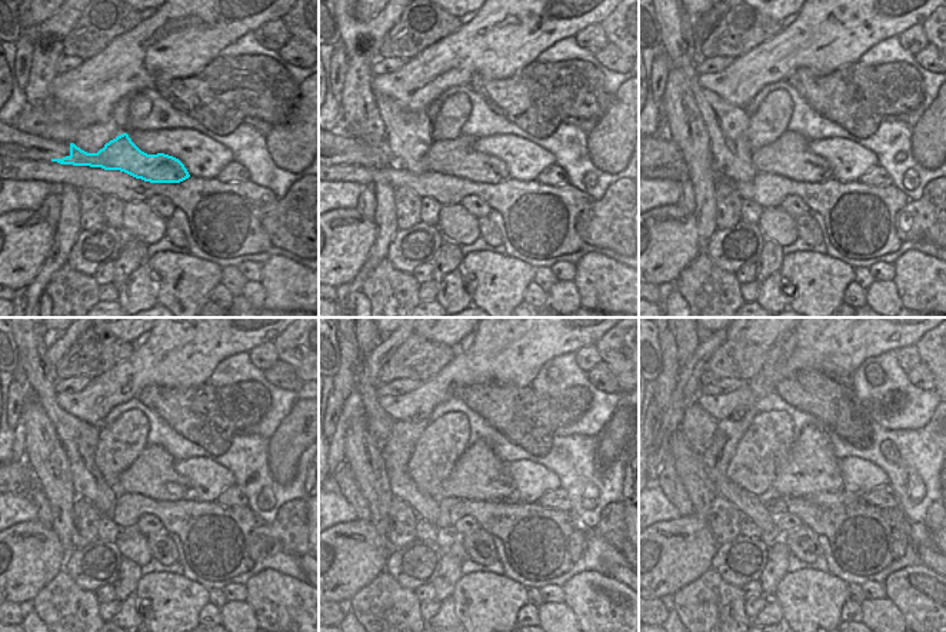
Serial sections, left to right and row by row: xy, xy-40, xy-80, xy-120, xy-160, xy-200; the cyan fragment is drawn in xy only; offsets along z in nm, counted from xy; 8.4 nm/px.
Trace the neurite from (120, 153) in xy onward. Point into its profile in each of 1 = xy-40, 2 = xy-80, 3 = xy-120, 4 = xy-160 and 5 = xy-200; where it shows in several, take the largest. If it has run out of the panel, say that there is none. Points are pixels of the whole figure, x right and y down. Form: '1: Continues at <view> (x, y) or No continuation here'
1: Continues at xy-40 (456, 158)
2: Continues at xy-80 (789, 155)
3: Continues at xy-120 (152, 475)
4: Continues at xy-160 (479, 475)
5: Continues at xy-200 (810, 468)

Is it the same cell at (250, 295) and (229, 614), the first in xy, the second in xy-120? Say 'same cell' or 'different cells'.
same cell

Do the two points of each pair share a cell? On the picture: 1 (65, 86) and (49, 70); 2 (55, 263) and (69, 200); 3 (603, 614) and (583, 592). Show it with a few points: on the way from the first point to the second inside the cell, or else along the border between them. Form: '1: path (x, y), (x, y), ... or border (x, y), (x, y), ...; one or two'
1: border (57, 75), (52, 82), (49, 95), (37, 105); two
2: path (60, 248), (69, 228), (69, 216); one
3: path (600, 608), (589, 596); one

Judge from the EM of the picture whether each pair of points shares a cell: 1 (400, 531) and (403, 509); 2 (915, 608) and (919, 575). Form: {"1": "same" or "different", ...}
{"1": "same", "2": "same"}

